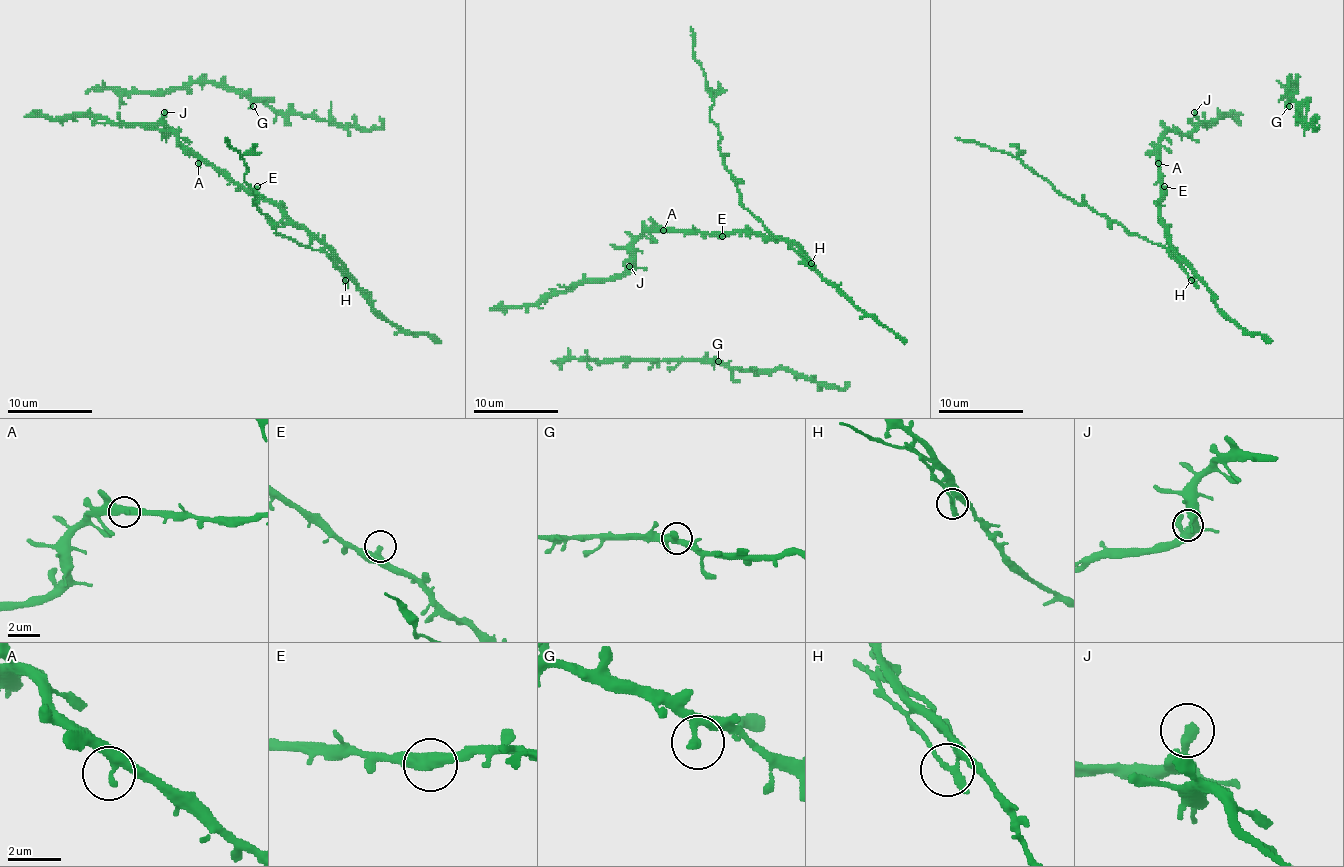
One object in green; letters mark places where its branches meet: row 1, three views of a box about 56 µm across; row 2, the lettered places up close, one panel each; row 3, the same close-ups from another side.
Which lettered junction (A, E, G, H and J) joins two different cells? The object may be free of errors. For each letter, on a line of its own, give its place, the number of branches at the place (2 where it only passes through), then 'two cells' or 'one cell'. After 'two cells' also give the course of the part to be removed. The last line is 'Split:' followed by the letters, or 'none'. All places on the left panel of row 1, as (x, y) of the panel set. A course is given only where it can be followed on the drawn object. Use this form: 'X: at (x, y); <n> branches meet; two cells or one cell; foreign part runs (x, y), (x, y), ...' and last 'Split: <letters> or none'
A: at (198, 163); 2 branches meet; one cell
E: at (257, 186); 2 branches meet; one cell
G: at (253, 106); 2 branches meet; one cell
H: at (345, 280); 2 branches meet; two cells; foreign part runs (346, 279), (324, 252), (278, 235), (272, 222), (253, 201), (255, 195), (244, 180), (248, 167), (225, 138)
J: at (164, 112); 1 branches meet; one cell
Split: H

